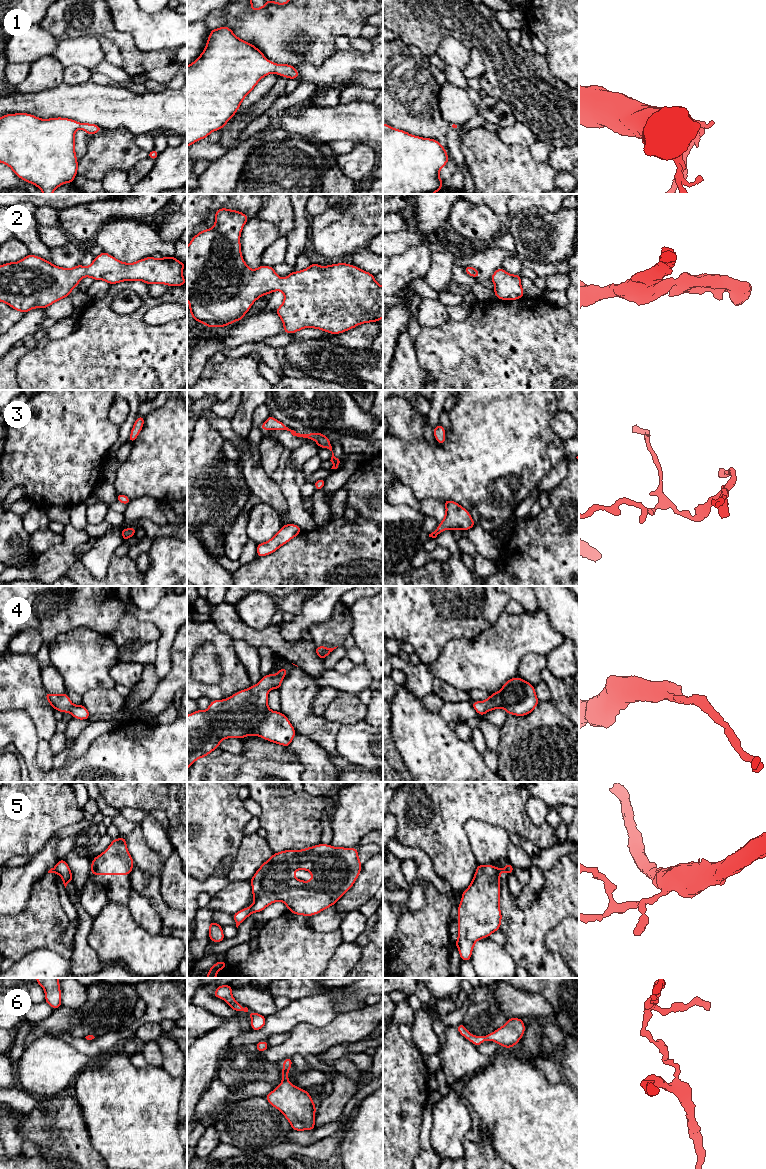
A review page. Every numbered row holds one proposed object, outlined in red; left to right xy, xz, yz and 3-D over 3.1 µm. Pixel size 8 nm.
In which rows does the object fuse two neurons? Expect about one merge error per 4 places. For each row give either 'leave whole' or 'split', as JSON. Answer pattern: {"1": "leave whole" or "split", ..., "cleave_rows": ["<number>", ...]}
{"1": "leave whole", "2": "leave whole", "3": "leave whole", "4": "leave whole", "5": "leave whole", "6": "leave whole", "cleave_rows": []}

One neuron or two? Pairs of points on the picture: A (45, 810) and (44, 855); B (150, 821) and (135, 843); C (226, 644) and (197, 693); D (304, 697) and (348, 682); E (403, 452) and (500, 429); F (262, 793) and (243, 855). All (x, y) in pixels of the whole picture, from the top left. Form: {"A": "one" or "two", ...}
{"A": "two", "B": "two", "C": "one", "D": "two", "E": "one", "F": "two"}

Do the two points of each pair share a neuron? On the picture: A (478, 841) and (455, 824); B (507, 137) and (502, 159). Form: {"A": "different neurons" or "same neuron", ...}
{"A": "different neurons", "B": "different neurons"}

